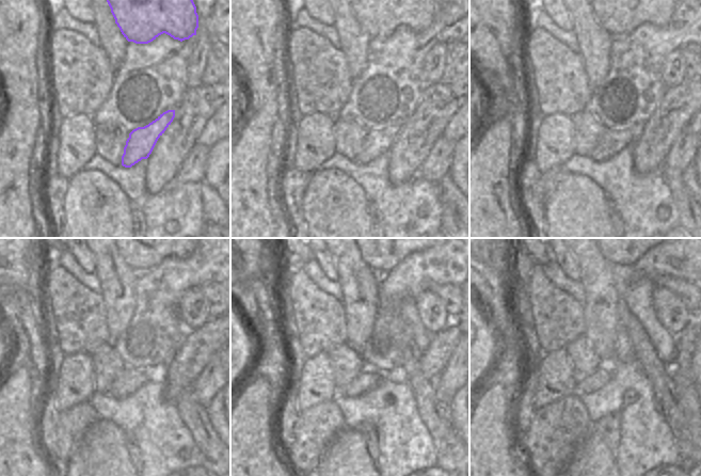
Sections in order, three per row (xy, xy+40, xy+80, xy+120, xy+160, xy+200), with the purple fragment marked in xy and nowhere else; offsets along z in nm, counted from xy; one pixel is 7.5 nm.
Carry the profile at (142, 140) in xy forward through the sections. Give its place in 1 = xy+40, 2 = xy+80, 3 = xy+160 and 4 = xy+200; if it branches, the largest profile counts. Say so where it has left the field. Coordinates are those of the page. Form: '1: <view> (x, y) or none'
1: xy+40 (379, 141)
2: xy+80 (616, 140)
3: xy+160 (370, 382)
4: xy+200 (609, 376)

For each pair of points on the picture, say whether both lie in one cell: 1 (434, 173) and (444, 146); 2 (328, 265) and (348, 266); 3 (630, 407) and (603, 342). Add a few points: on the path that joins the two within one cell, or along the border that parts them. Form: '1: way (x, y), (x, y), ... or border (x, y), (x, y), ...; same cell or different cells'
1: way (435, 167), (442, 153); same cell
2: border (328, 249), (334, 260), (336, 274), (339, 280); different cells
3: border (603, 363), (611, 364); different cells

